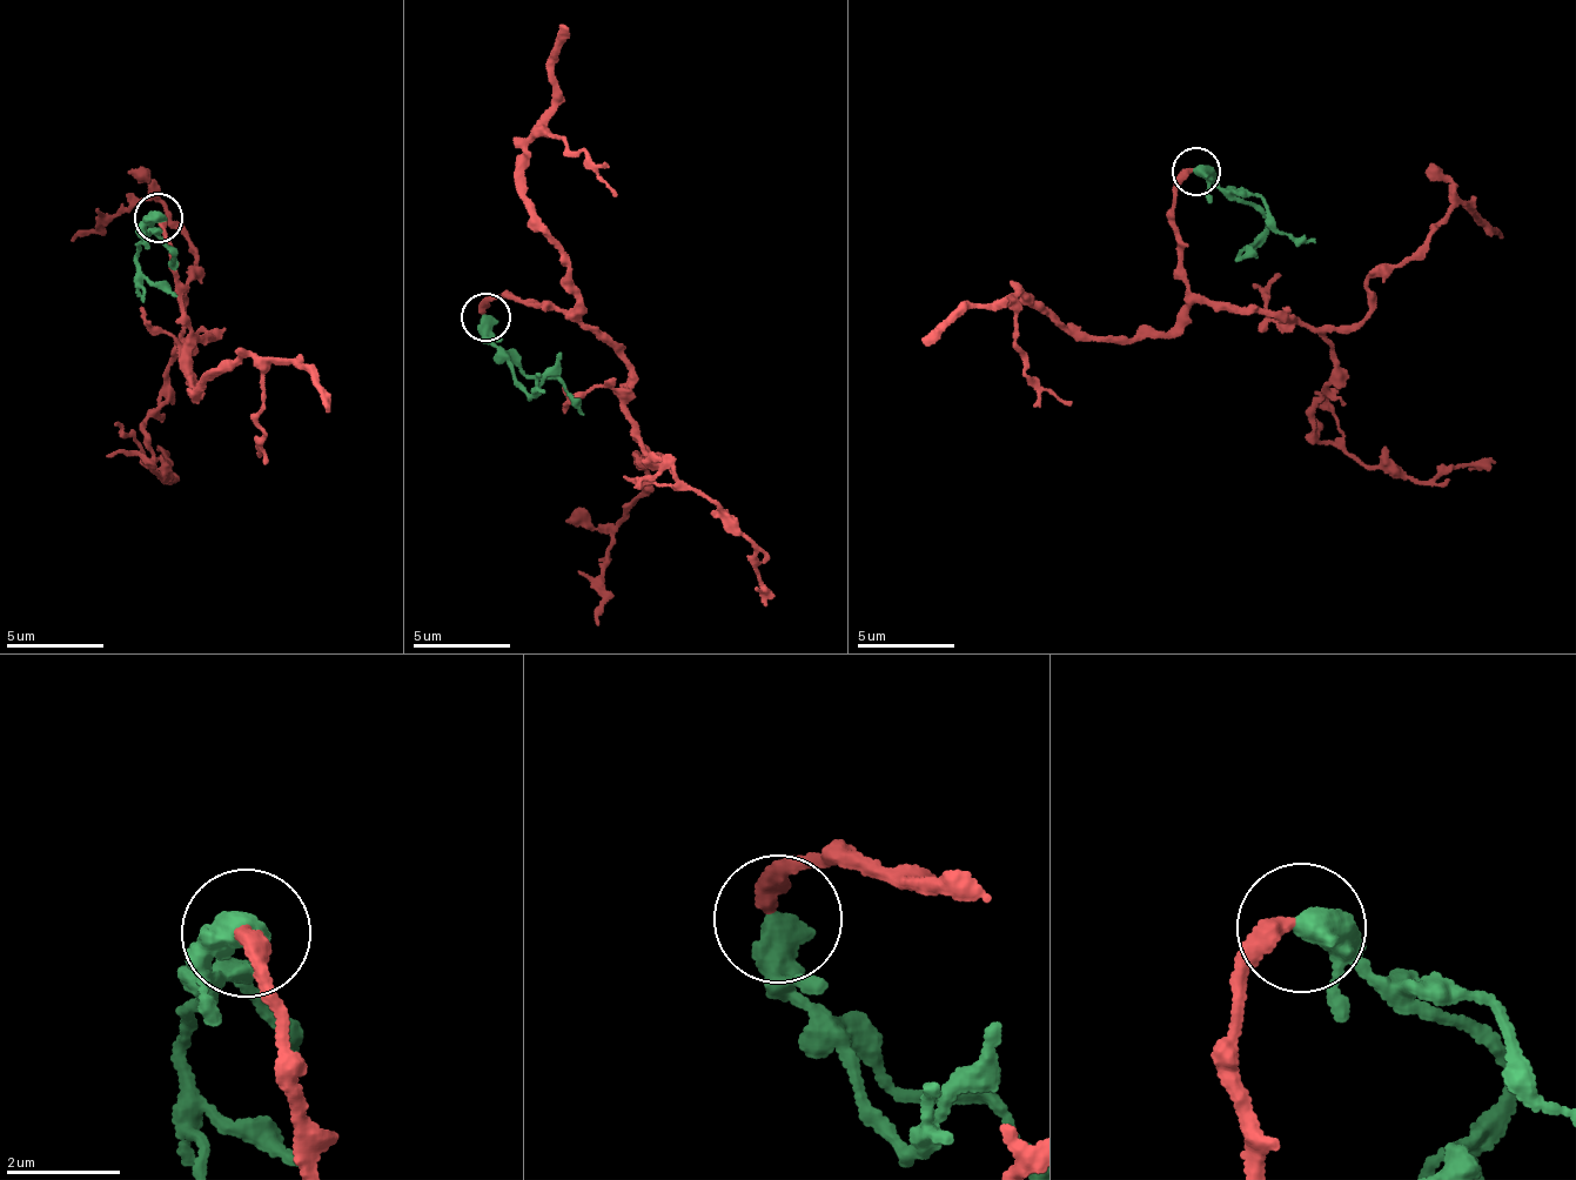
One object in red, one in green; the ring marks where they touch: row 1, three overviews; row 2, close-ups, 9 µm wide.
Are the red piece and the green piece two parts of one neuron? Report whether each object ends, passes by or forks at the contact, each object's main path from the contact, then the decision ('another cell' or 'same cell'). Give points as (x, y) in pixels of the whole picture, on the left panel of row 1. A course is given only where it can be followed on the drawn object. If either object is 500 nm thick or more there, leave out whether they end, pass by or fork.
course red (160, 216), (176, 301), (209, 339), (179, 339), (195, 249), (160, 203), (69, 241); course green (160, 216), (153, 214), (135, 260), (178, 295); same cell

